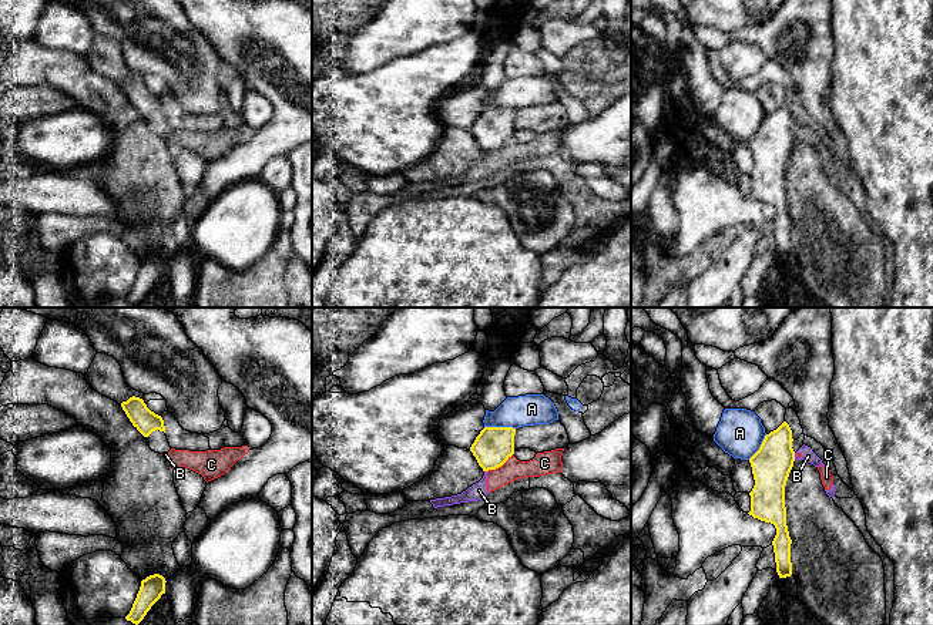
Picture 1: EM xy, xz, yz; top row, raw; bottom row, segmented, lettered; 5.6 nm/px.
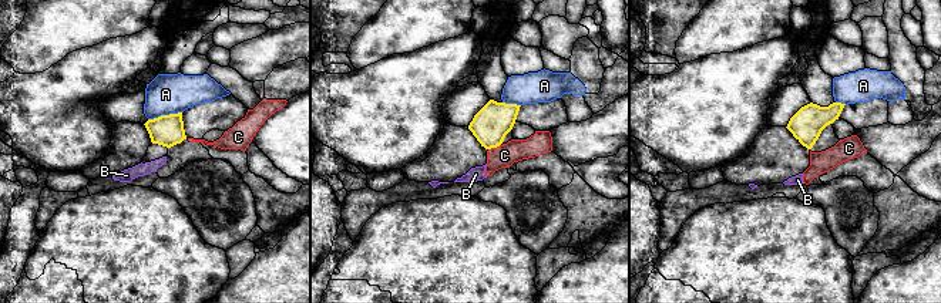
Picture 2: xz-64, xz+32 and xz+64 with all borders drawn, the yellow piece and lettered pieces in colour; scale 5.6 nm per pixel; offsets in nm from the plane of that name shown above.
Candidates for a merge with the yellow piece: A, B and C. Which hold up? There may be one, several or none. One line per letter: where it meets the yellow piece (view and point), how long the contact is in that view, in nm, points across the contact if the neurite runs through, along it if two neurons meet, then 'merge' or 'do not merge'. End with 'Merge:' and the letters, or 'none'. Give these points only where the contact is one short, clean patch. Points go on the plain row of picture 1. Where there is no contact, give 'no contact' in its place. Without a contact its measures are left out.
A: meets yellow in xz at (500, 108); contact 180 nm long; do not merge
B: meets yellow in yz at (794, 137); contact 40 nm long; border along yz (794, 134), (795, 140); do not merge
C: meets yellow in xz at (499, 147); contact 170 nm long; border along xz (512, 135), (500, 147), (487, 153); do not merge
Merge: none

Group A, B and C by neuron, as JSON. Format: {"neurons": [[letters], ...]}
{"neurons": [["A"], ["B", "C"]]}

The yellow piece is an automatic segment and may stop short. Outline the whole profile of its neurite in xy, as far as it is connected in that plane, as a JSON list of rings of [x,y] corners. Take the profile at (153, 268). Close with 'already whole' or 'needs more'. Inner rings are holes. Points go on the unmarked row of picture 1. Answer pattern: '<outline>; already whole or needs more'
[[[154,255],[142,261],[137,279],[125,300],[138,306],[151,288],[161,279],[162,275],[165,275],[165,263],[165,259],[160,255]]]; already whole

